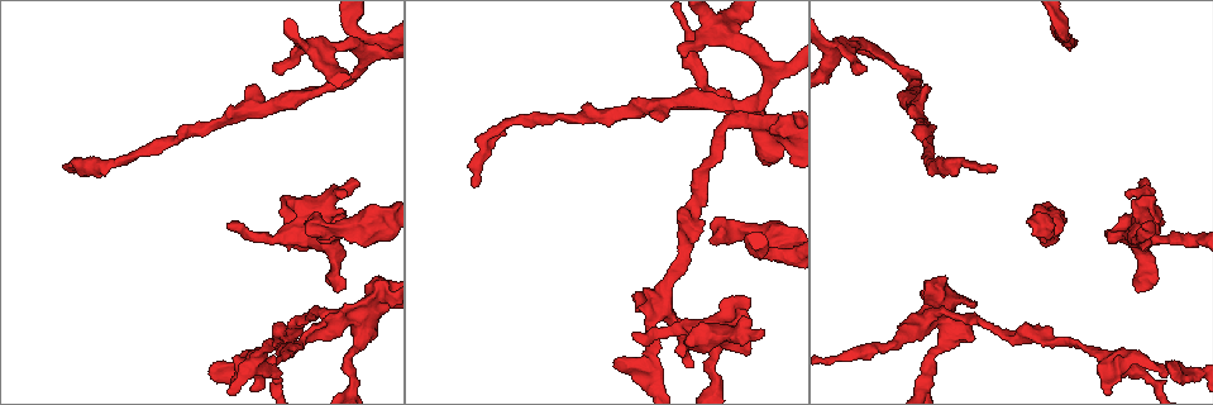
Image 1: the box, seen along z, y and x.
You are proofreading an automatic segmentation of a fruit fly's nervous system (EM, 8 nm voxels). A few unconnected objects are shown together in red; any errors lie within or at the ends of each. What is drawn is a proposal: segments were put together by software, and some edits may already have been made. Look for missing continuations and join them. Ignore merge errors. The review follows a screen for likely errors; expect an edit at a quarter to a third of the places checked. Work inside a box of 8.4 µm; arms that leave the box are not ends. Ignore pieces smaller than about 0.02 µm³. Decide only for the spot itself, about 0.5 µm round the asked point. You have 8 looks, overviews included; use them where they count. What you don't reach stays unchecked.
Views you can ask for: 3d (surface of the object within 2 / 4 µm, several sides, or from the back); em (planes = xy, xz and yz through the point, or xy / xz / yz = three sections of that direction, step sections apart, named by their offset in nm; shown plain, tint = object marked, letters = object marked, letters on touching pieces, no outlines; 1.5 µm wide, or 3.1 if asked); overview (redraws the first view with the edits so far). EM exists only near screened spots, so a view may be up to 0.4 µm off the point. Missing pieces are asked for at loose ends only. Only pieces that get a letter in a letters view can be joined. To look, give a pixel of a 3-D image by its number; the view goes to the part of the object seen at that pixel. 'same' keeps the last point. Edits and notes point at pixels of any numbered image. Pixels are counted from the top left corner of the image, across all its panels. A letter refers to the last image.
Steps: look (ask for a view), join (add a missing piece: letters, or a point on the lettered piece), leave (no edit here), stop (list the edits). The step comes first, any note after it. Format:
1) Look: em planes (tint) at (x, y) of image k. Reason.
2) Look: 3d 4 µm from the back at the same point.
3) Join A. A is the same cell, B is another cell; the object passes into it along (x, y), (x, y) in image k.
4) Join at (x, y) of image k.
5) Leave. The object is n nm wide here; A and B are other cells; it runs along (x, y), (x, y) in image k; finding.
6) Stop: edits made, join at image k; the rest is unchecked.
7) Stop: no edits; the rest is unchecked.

Look: em planes (letters) at (226, 378) of image 1. Branch stops here.

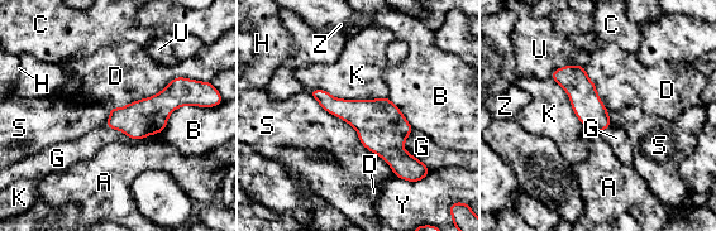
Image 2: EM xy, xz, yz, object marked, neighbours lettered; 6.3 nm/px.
Leave. A, B, C, D, G, H, K, S, U, Y and Z are other cells; none of them fits.

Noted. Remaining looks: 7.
Look: em planes (tint) at (359, 184) of image 1. Free end.

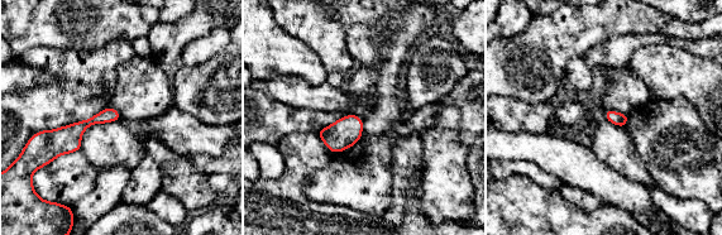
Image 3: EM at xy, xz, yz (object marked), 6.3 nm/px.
Look: em planes (letters) at the same point.

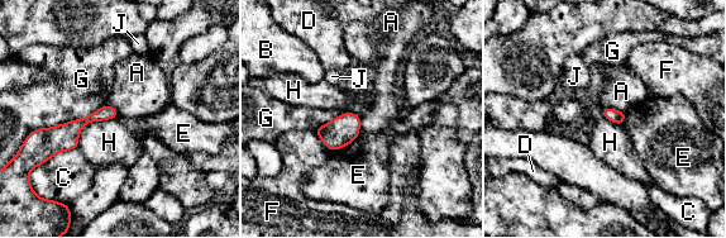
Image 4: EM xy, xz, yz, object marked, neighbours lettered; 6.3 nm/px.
Leave. The longest contact is with G, 500 nm; A, B, C, D, E, F, G, H and J are other cells; a border runs along (602, 106), (625, 113) in image 4; no lettered piece goes on from it.

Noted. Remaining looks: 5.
Look: em planes (tint) at (994, 172) of image 1. End of a long branch.

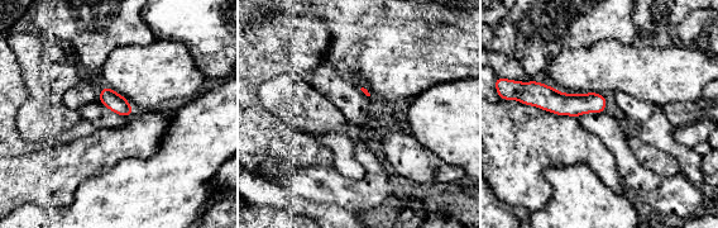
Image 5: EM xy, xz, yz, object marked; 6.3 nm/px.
Look: em planes (letters) at the same point. What lies round it.

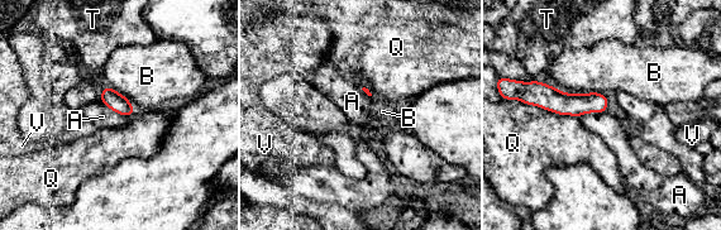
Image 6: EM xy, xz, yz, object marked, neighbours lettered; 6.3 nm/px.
Leave. A, B, Q, T and V are other cells; a border runs along (100, 97), (113, 110), (129, 116) in image 6; none of them fits.

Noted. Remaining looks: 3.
Stop: no edits; the rest is unchecked.

